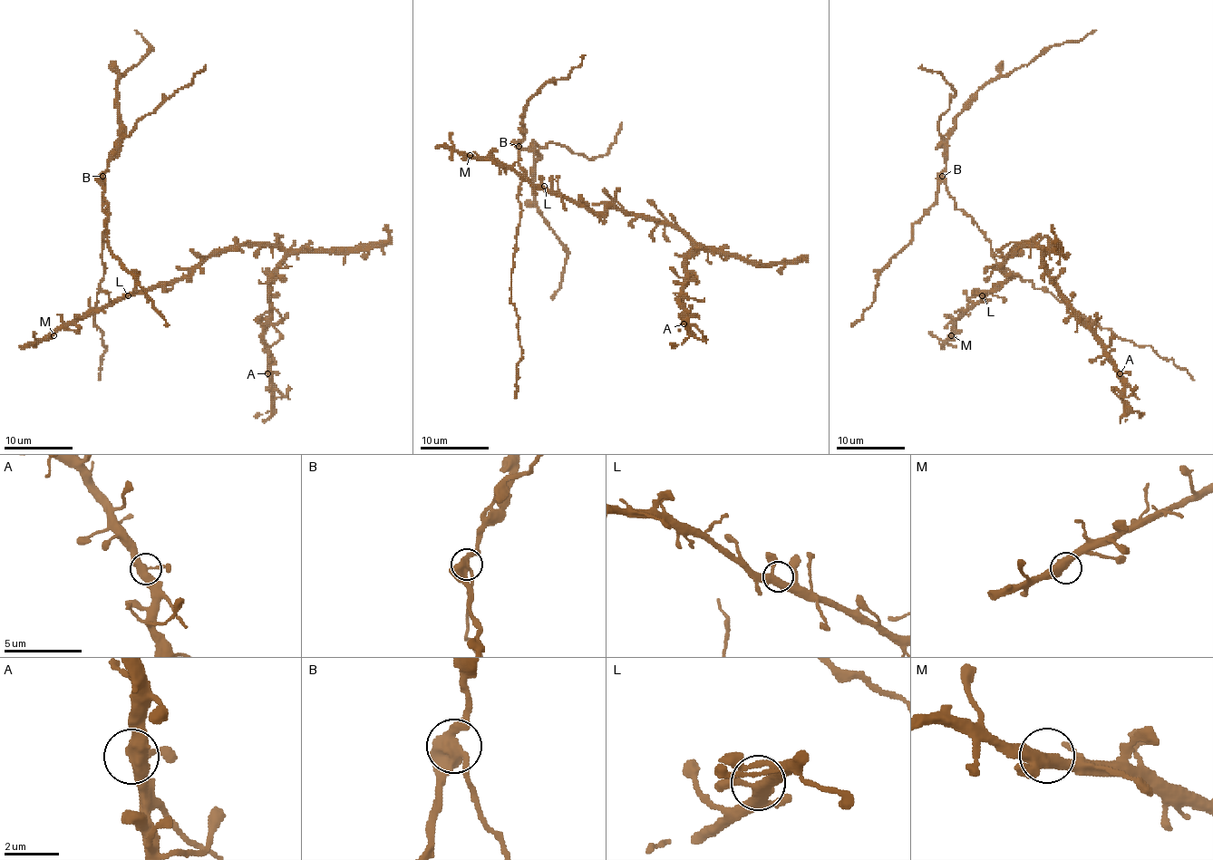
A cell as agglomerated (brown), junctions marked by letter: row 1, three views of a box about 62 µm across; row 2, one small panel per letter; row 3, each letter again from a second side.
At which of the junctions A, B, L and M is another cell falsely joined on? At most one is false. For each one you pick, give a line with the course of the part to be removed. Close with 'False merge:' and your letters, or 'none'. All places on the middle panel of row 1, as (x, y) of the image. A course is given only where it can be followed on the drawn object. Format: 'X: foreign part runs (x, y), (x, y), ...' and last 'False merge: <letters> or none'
B: foreign part runs (518, 147), (537, 151), (533, 184), (535, 203), (567, 253), (561, 286), (552, 300)
False merge: B

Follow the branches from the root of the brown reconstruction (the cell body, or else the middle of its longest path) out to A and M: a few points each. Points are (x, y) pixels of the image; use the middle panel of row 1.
A: (540, 189), (596, 212), (623, 208), (676, 224), (701, 245), (687, 258), (684, 323)
M: (540, 189), (533, 188), (509, 169), (470, 155)

